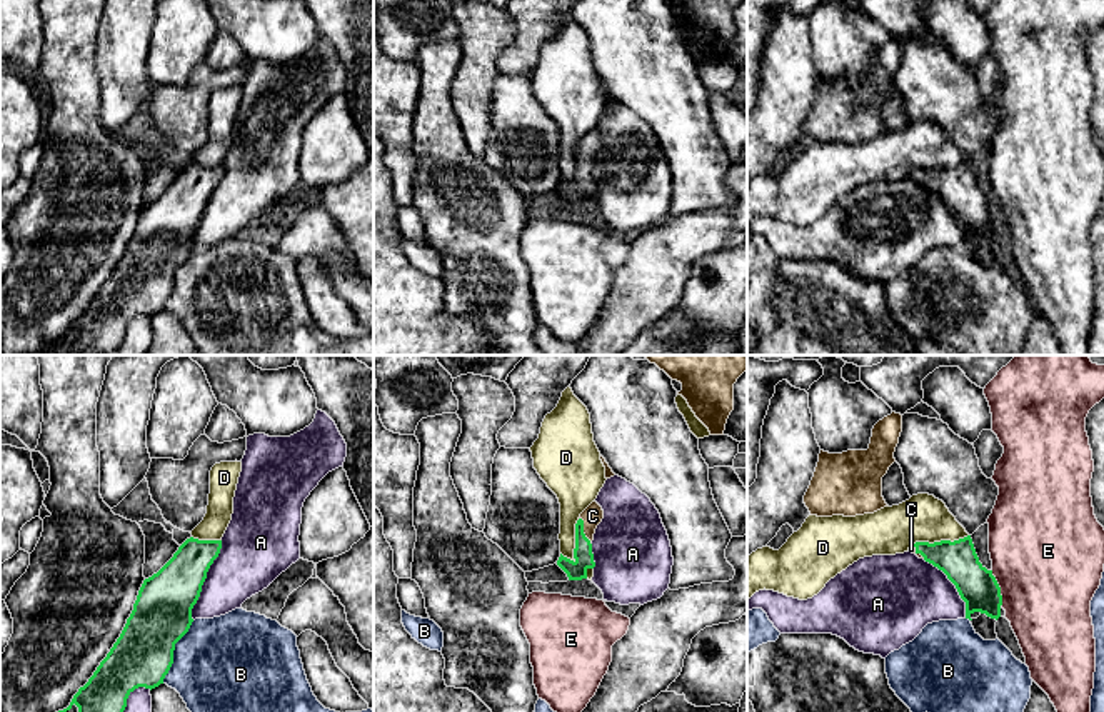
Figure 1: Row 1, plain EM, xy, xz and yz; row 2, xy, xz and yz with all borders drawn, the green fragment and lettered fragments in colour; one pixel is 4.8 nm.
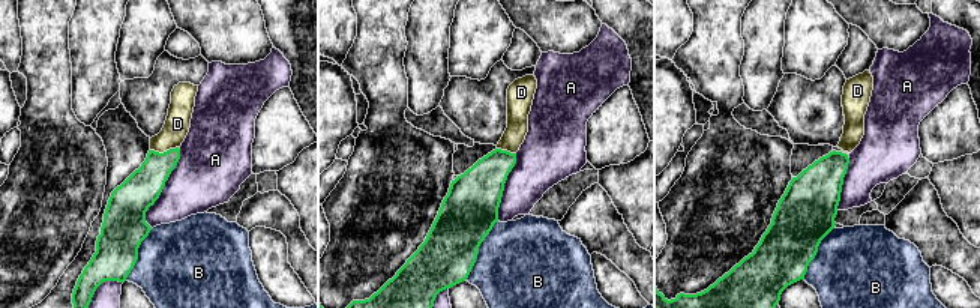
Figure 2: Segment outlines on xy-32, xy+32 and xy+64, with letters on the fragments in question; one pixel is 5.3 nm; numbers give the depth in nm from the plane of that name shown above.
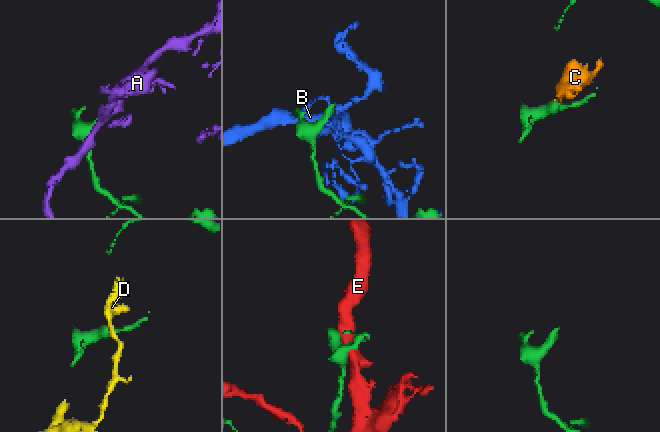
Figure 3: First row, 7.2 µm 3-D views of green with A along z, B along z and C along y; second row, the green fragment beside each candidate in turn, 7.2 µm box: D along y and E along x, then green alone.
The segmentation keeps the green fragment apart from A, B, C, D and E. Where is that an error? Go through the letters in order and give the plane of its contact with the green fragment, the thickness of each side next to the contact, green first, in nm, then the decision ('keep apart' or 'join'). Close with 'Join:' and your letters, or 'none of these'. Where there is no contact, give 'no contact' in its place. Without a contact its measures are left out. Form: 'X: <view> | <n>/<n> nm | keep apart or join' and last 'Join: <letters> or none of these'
A: xy | 280/300 nm | keep apart
B: xy | 300/480 nm | keep apart
C: xz | 100/100 nm | join
D: xz | 100/200 nm | keep apart
E: yz | 190/500 nm | keep apart
Join: C

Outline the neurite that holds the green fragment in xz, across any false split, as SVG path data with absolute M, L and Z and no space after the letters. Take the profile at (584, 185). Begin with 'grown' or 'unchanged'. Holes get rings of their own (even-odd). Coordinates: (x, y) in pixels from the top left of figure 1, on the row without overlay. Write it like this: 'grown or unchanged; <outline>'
grown; M592 128L579 143L575 150L575 175L574 185L560 180L557 192L567 200L569 207L587 205L587 197L595 193L592 180L592 167L597 152L604 145L604 137L597 128Z

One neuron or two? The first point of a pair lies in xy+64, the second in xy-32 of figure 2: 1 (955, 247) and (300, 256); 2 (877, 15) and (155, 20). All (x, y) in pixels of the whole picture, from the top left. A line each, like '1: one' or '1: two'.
1: one
2: two

